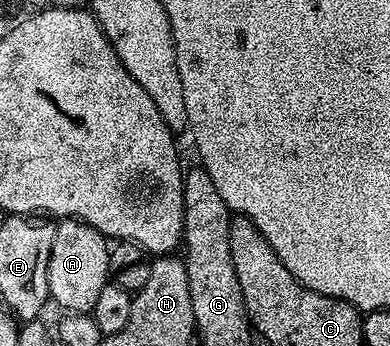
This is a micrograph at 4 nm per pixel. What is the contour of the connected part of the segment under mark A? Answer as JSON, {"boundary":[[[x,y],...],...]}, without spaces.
{"boundary":[[[62,219],[55,224],[56,232],[49,255],[46,281],[49,283],[48,298],[57,303],[64,313],[91,312],[98,293],[110,282],[108,270],[109,240],[102,233],[81,219]]]}

